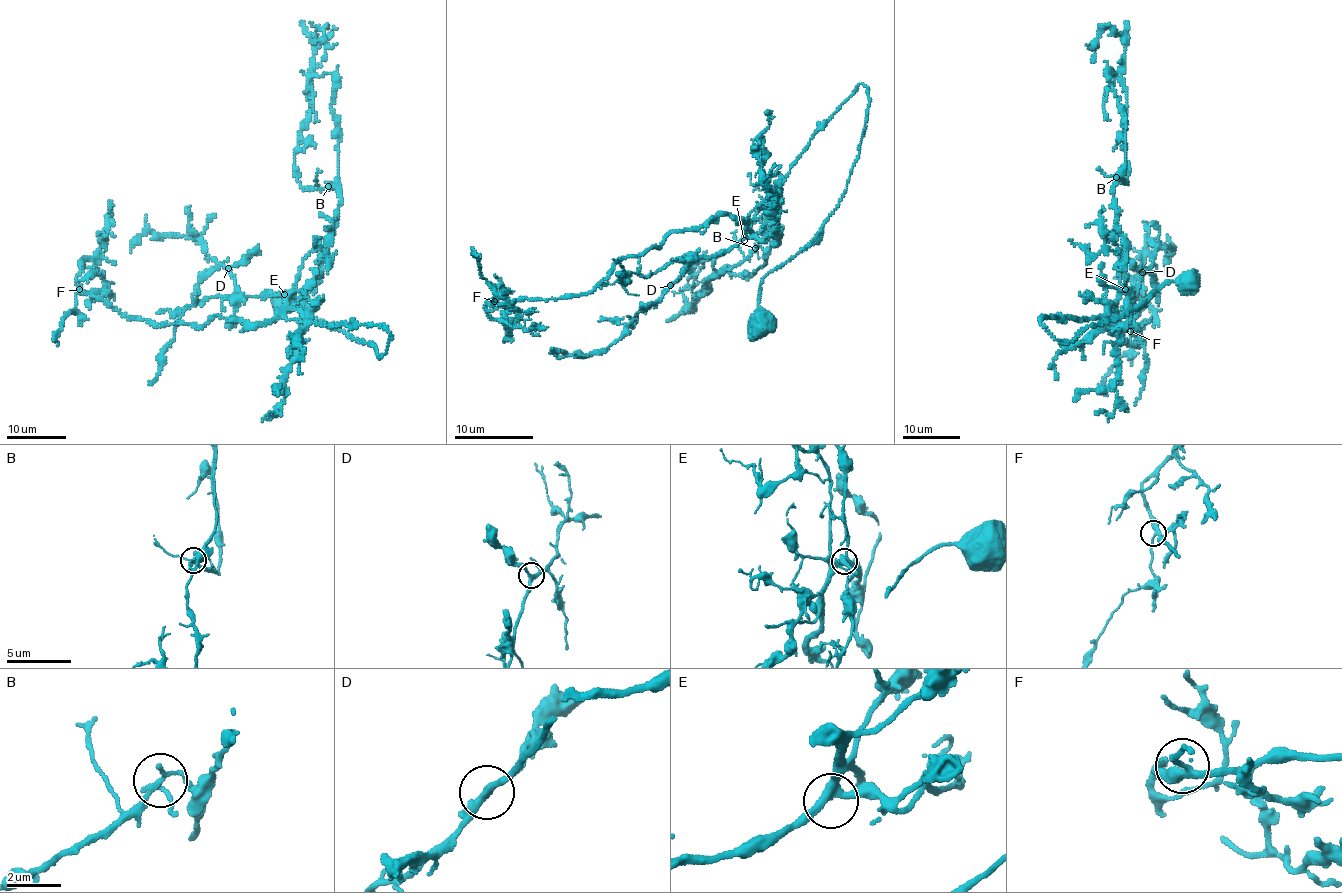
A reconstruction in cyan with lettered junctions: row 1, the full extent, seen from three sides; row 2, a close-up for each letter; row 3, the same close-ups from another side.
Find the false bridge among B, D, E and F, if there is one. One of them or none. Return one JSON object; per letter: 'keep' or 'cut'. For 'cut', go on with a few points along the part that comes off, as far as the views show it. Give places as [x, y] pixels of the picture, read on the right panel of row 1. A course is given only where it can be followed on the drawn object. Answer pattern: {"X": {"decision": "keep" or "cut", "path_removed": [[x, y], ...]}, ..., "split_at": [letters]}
{"B": {"decision": "cut", "path_removed": [[1116, 177], [1127, 181], [1126, 88], [1122, 78], [1125, 41], [1115, 31], [1106, 27], [1100, 34], [1095, 63]]}, "D": {"decision": "keep"}, "E": {"decision": "keep"}, "F": {"decision": "keep"}, "split_at": ["B"]}

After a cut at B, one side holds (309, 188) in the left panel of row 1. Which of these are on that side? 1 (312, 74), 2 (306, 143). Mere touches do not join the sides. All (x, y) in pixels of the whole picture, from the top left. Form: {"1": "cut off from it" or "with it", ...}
{"1": "with it", "2": "with it"}

